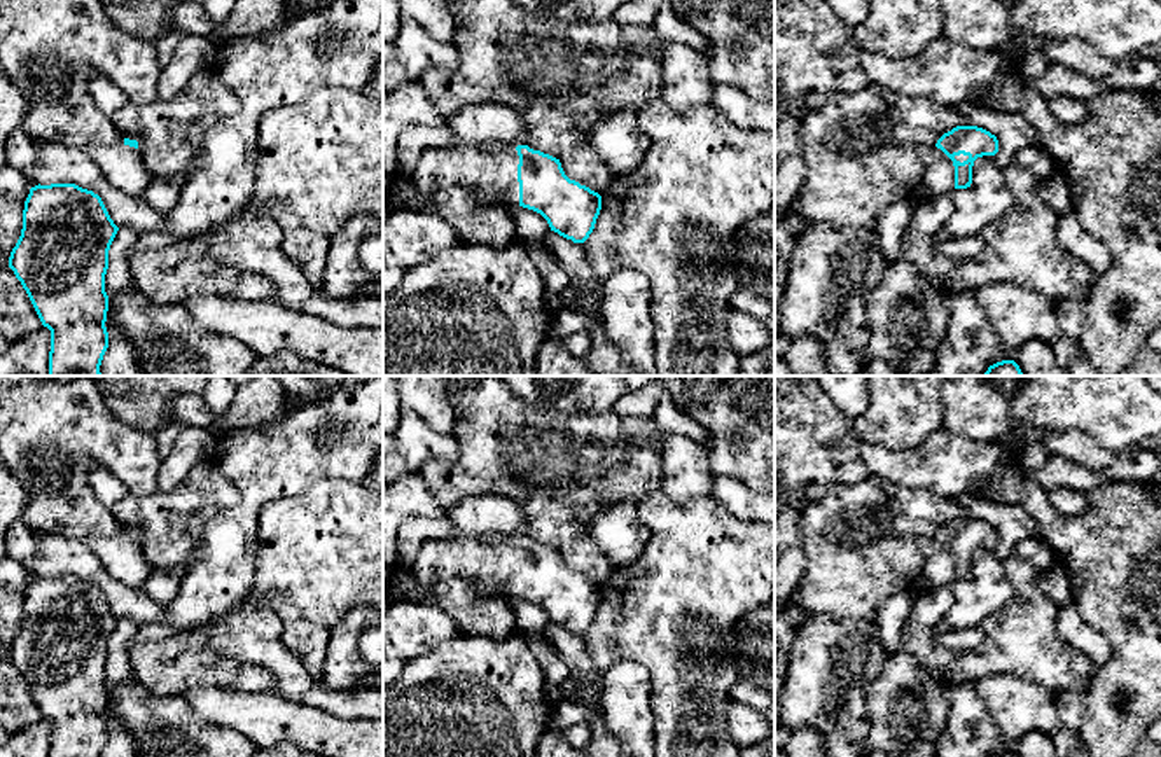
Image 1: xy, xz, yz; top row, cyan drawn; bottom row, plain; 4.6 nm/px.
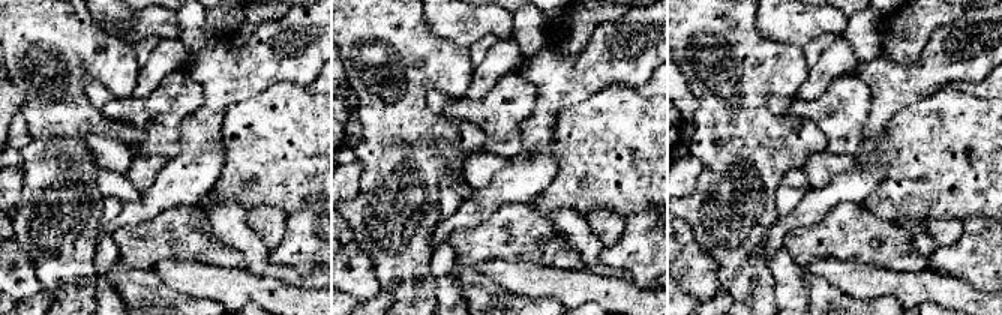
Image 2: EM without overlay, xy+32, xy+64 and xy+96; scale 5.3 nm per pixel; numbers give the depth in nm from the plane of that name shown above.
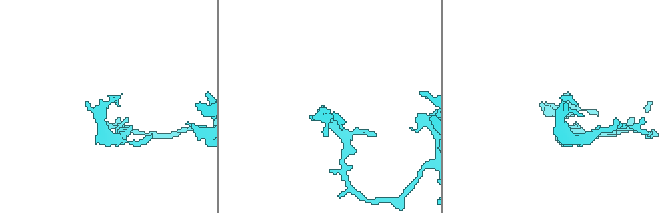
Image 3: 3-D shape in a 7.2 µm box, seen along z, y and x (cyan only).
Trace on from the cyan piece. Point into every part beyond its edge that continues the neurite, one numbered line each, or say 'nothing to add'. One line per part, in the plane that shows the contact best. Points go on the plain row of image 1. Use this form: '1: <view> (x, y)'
1: xz (490, 563)

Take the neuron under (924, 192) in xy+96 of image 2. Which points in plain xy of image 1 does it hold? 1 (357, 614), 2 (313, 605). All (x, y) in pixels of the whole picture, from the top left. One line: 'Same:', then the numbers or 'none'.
Same: 2

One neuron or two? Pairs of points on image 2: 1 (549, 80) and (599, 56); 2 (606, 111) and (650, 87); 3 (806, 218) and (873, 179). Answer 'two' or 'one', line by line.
1: one
2: two
3: one

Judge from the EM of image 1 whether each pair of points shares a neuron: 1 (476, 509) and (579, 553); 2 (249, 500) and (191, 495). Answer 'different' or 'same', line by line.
1: different
2: different

